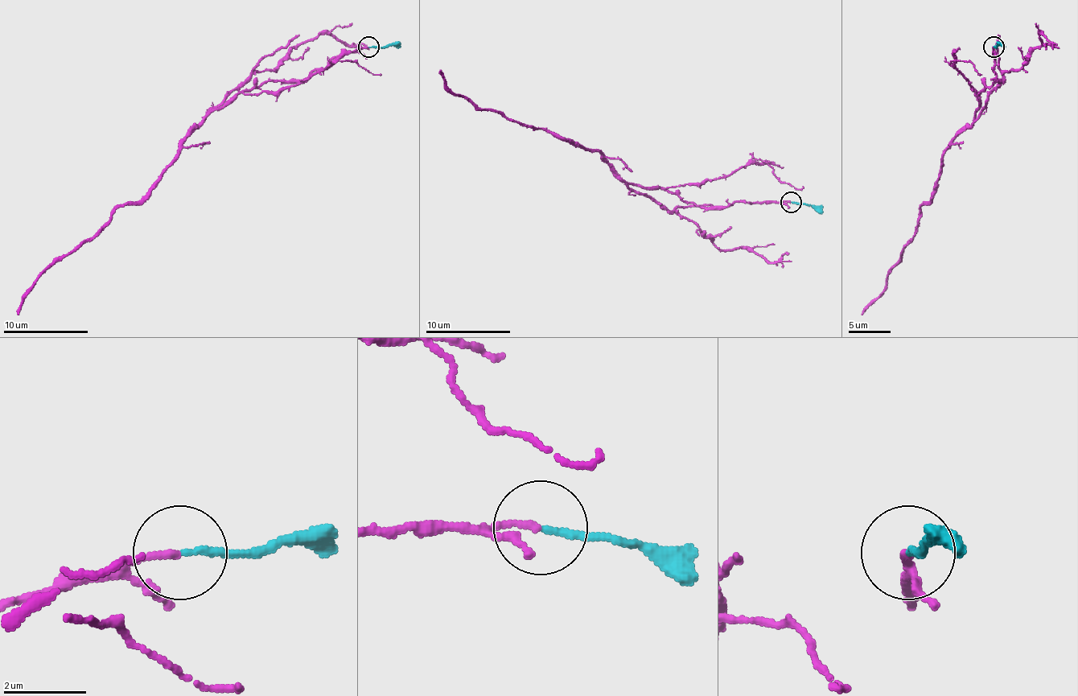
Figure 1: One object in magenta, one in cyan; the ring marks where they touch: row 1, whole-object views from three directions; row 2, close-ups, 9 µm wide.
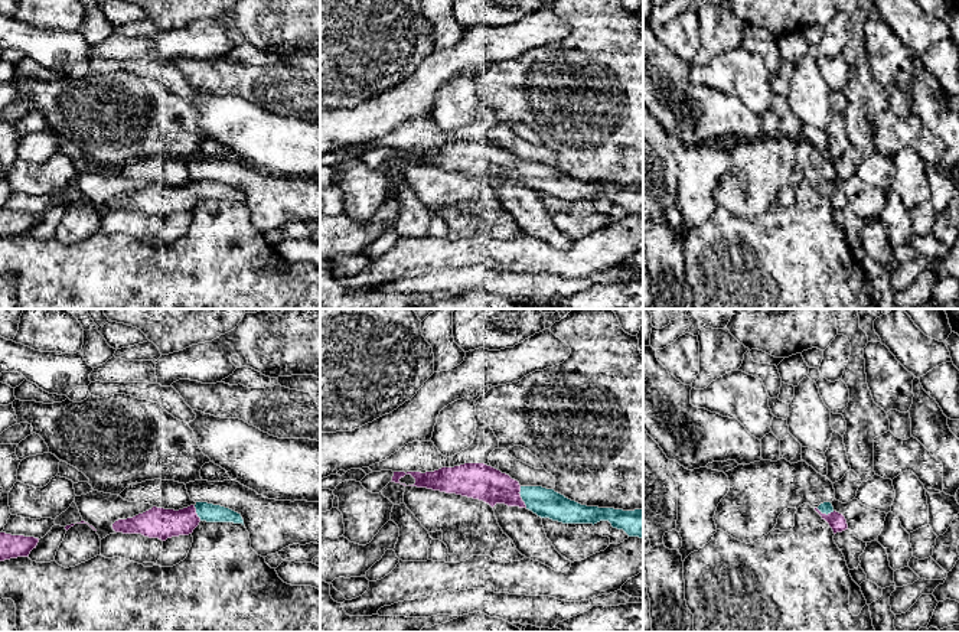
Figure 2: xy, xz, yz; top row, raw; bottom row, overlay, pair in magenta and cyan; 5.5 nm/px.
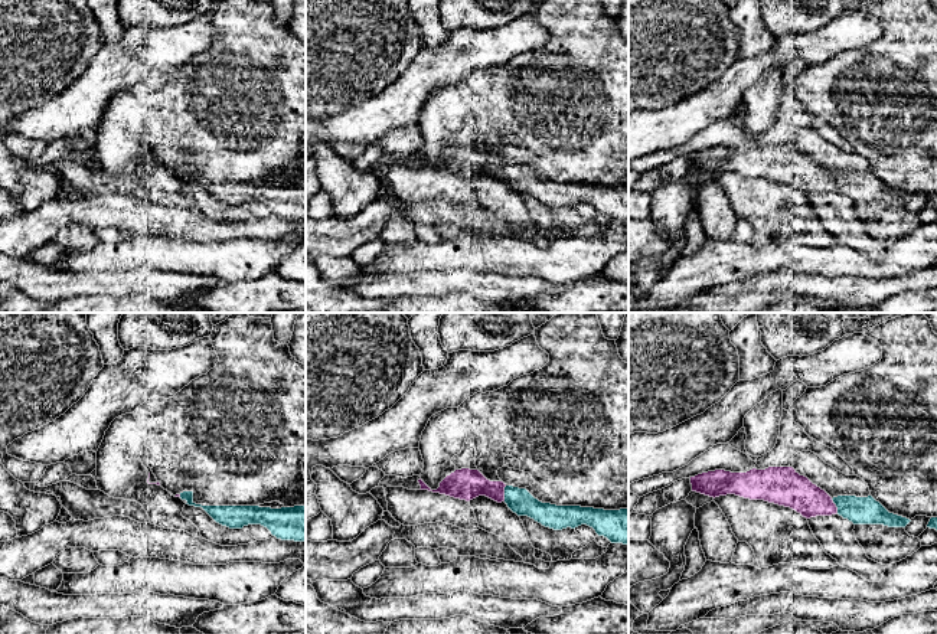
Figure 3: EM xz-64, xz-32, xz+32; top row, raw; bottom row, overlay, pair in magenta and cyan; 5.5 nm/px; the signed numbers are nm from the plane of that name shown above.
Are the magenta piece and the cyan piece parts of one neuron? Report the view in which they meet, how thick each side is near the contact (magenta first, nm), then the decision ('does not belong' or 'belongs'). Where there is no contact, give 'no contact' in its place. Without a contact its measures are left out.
contact in xz; calibres 200 and 160 nm; belongs

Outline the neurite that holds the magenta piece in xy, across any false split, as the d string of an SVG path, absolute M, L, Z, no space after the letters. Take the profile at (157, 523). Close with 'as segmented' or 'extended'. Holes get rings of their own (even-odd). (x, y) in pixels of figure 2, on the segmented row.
M196 502L179 511L153 506L133 518L115 521L112 530L115 532L141 534L149 538L166 541L172 537L192 534L200 521L244 525L241 514L229 508L208 502Z; extended

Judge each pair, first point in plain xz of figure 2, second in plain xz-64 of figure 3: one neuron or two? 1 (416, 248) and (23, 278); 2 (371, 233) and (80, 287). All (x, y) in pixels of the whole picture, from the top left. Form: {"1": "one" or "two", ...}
{"1": "two", "2": "two"}

